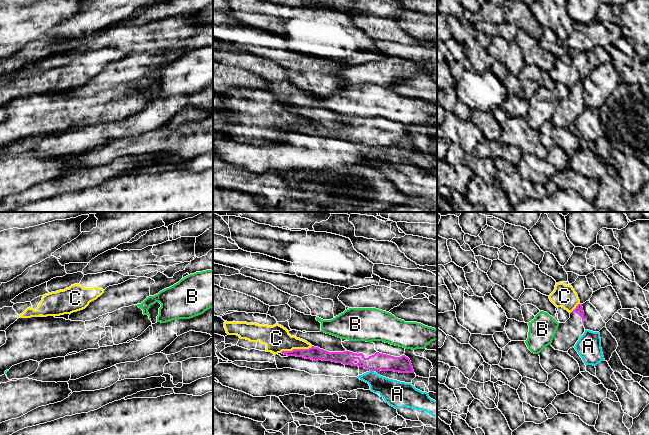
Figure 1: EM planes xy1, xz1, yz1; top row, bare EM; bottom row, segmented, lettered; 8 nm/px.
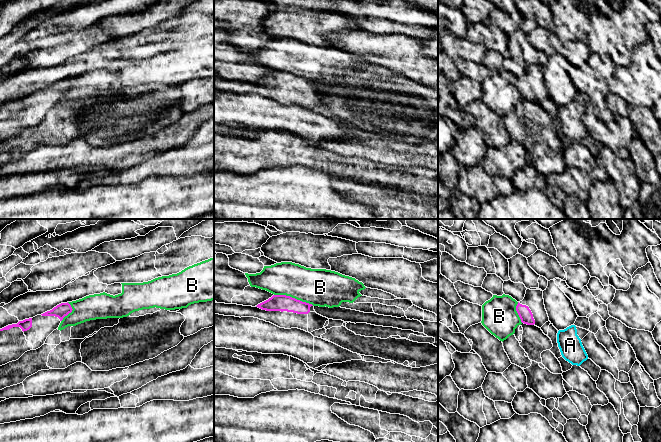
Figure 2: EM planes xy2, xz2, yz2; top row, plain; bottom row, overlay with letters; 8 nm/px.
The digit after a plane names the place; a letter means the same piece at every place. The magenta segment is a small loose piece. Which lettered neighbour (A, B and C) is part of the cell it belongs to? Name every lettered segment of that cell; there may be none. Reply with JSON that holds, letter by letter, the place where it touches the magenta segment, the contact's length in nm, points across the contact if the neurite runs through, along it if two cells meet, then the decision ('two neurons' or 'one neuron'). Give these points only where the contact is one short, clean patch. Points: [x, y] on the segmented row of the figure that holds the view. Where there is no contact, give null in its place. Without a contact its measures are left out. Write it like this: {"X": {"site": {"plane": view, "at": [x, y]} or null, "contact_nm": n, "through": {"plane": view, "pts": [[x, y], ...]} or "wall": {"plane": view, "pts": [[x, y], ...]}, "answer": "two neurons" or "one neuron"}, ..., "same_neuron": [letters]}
{"A": {"site": {"plane": "xz1", "at": [372, 370]}, "contact_nm": 30, "answer": "two neurons"}, "B": {"site": {"plane": "xz2", "at": [294, 298]}, "contact_nm": 340, "wall": {"plane": "xz2", "pts": [[274, 294], [289, 295], [313, 305]]}, "answer": "two neurons"}, "C": {"site": {"plane": "xz1", "at": [296, 349]}, "contact_nm": 260, "wall": {"plane": "xz1", "pts": [[312, 346], [282, 350], [280, 352]]}, "answer": "two neurons"}, "same_neuron": []}

